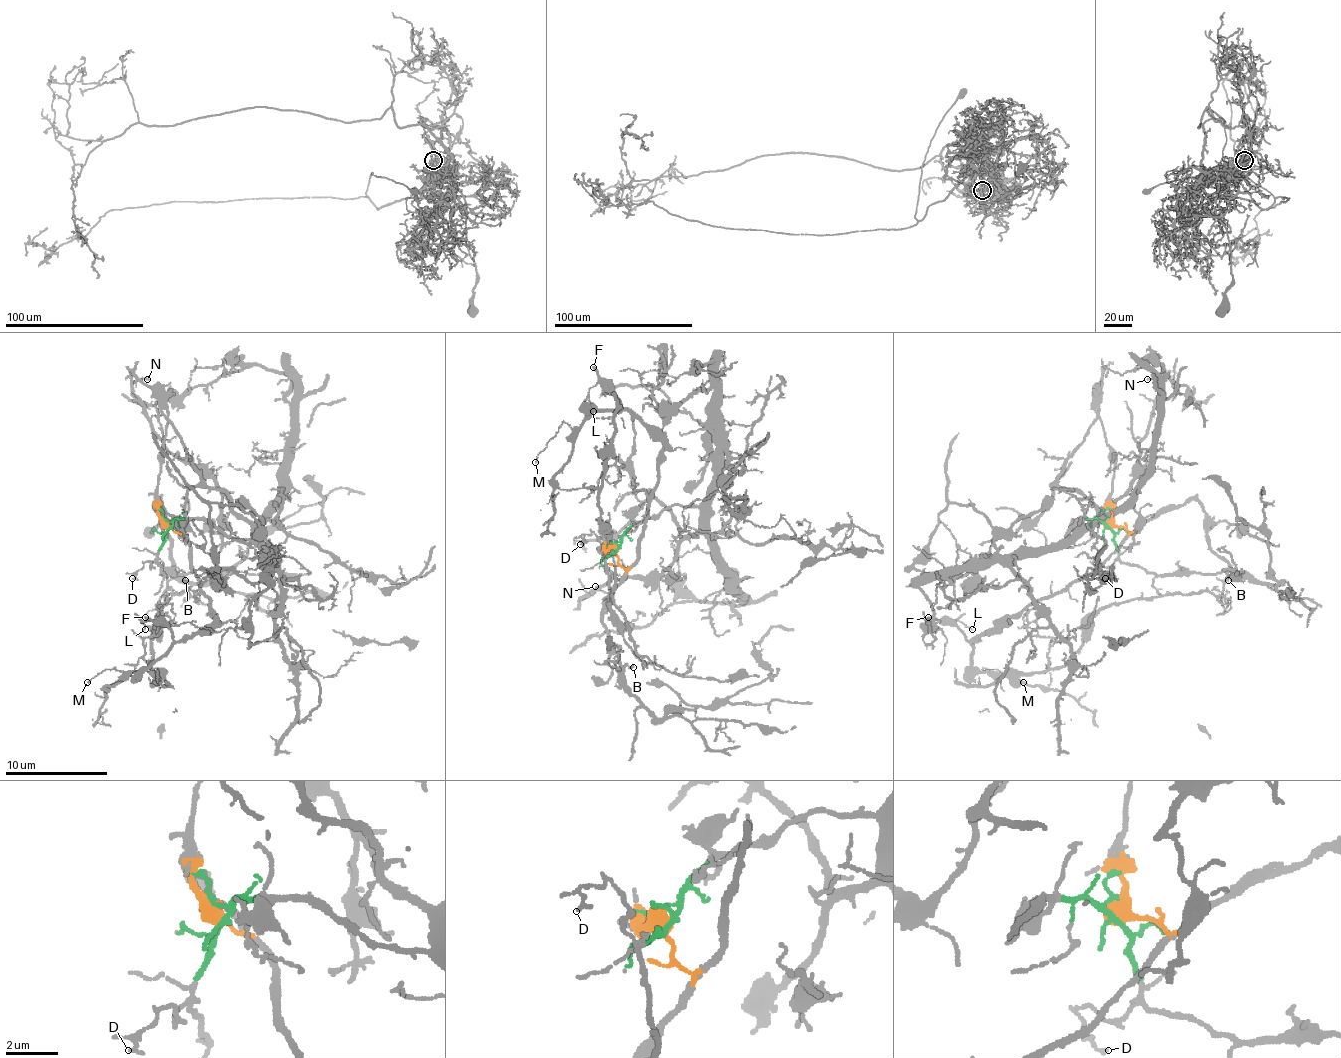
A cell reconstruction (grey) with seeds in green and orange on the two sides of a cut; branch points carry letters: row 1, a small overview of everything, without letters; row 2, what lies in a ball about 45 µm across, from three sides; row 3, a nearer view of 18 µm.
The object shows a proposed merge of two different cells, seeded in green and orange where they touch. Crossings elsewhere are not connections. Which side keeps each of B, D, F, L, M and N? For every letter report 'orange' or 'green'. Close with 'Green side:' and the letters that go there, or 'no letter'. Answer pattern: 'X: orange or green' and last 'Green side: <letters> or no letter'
B: orange
D: green
F: orange
L: orange
M: orange
N: green
Green side: D, N

